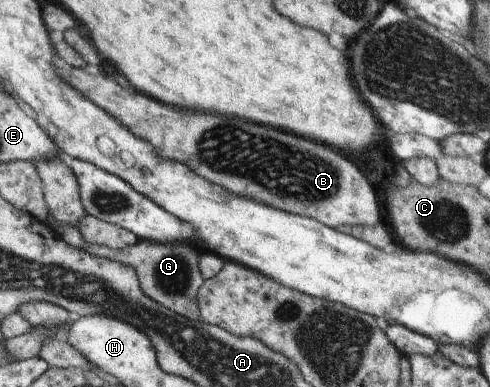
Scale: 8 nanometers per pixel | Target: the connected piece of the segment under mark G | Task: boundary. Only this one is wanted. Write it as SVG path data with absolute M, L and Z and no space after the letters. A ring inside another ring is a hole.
M137 240L133 245L123 247L123 249L109 249L105 246L93 245L93 243L86 243L85 246L75 247L75 249L111 261L119 261L123 265L131 265L137 273L141 291L150 300L187 319L200 319L199 307L197 307L197 291L199 291L204 279L198 269L198 255L191 245Z

